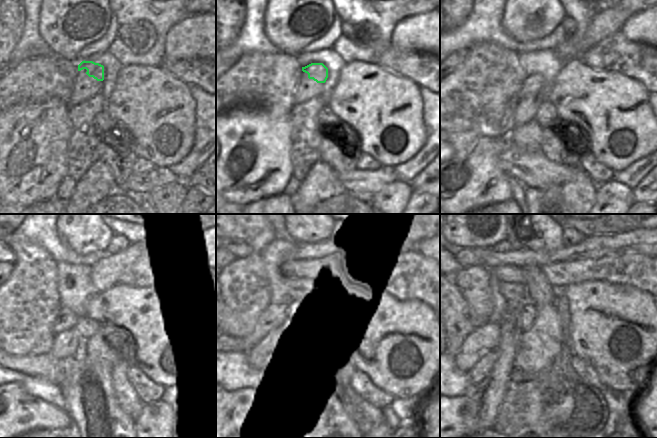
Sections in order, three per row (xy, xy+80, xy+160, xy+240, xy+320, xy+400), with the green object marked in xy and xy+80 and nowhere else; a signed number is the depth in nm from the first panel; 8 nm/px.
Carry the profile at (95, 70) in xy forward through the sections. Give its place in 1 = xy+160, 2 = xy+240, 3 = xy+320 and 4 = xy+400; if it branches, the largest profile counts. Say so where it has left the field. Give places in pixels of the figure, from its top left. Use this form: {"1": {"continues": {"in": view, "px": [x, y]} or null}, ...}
{"1": {"continues": {"in": "xy+160", "px": [531, 86]}}, "2": {"continues": {"in": "xy+240", "px": [66, 319]}}, "3": {"continues": {"in": "xy+320", "px": [282, 329]}}, "4": {"continues": {"in": "xy+400", "px": [482, 340]}}}

